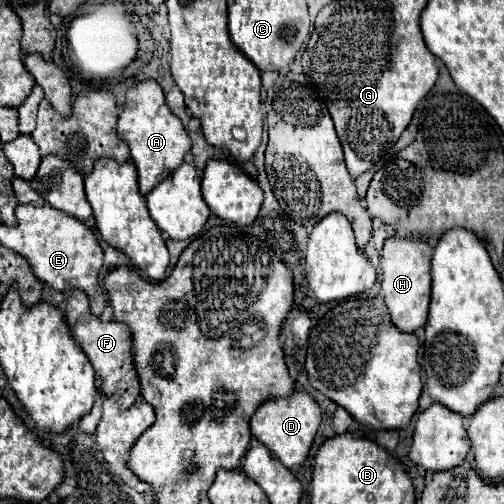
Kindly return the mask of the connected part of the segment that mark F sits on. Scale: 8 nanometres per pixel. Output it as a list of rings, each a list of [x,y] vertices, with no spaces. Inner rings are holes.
[[[73,290],[65,302],[65,322],[69,326],[69,332],[73,340],[81,346],[81,350],[87,354],[89,362],[95,368],[95,386],[97,392],[103,396],[113,396],[119,392],[117,404],[119,408],[129,408],[141,394],[139,394],[139,380],[135,374],[135,366],[131,360],[131,334],[129,328],[119,322],[101,322],[89,312],[89,300],[87,294],[81,290]]]

